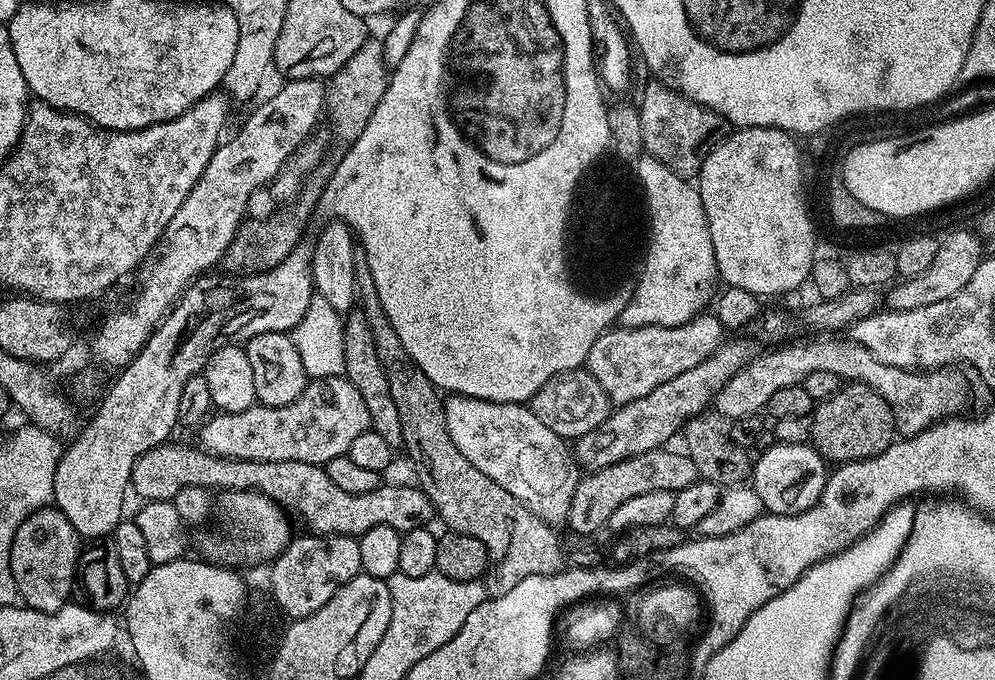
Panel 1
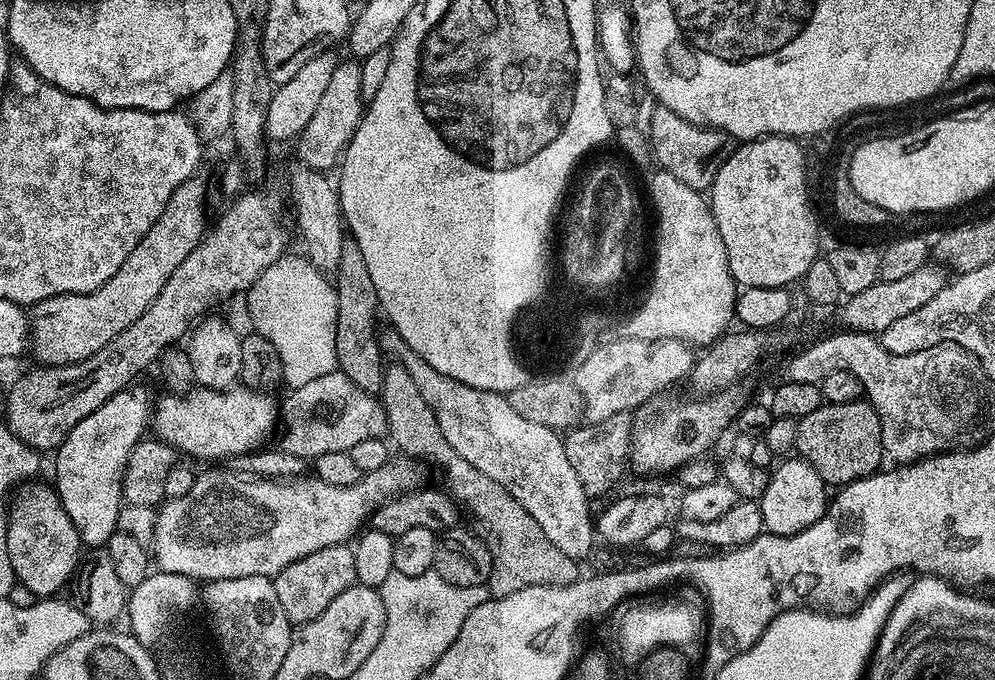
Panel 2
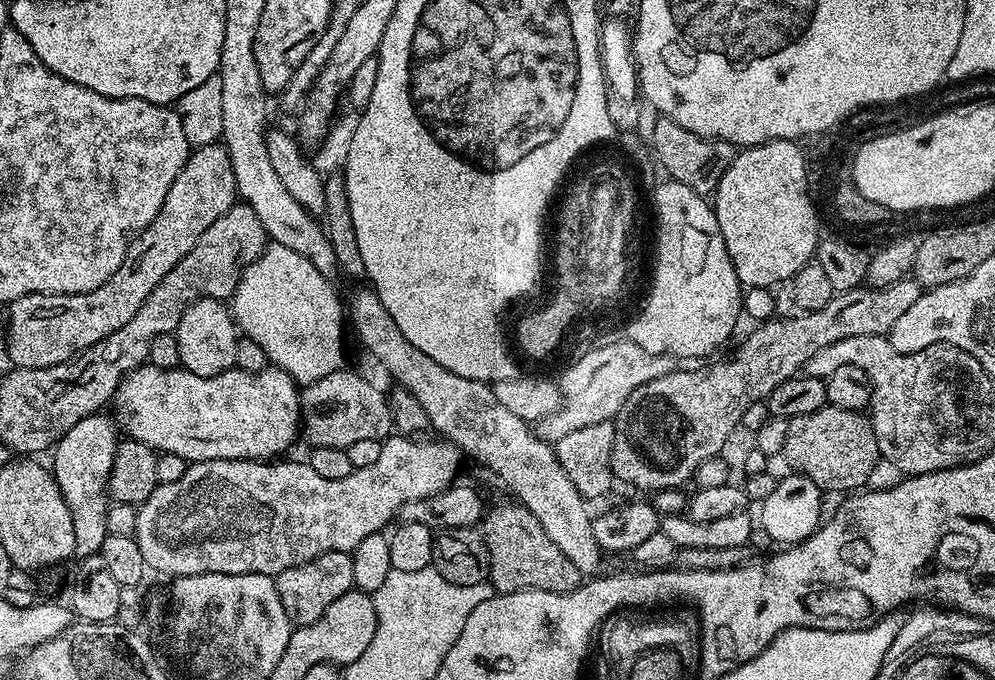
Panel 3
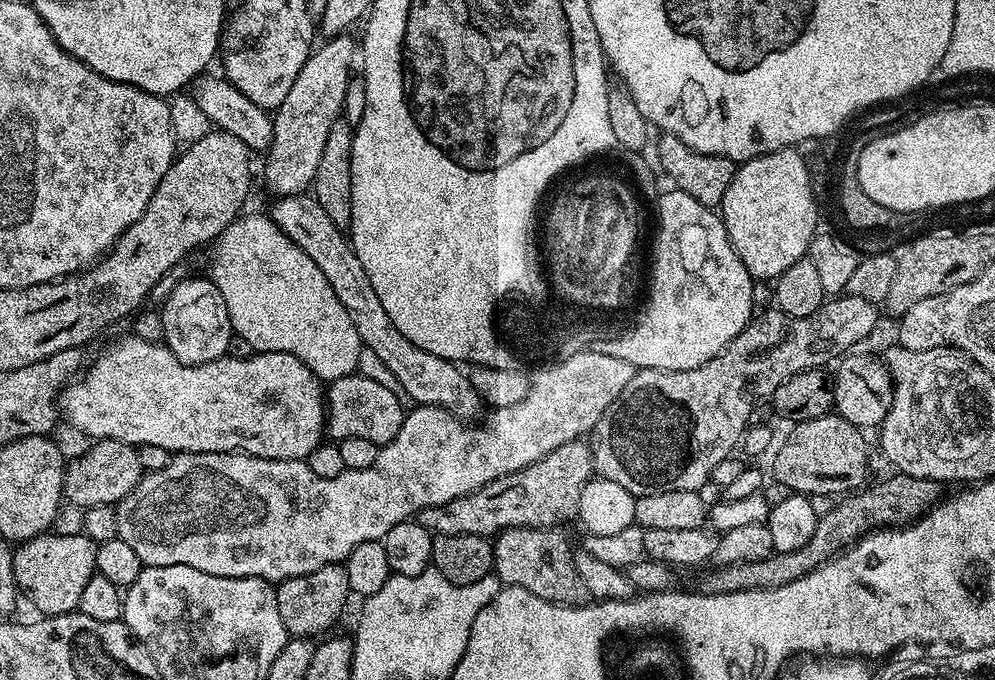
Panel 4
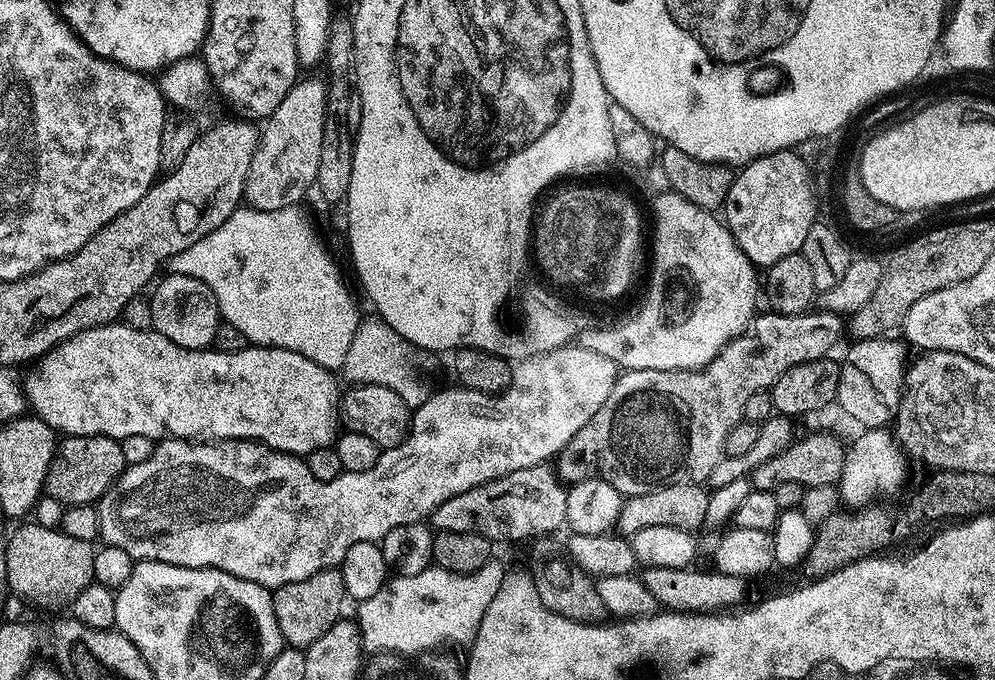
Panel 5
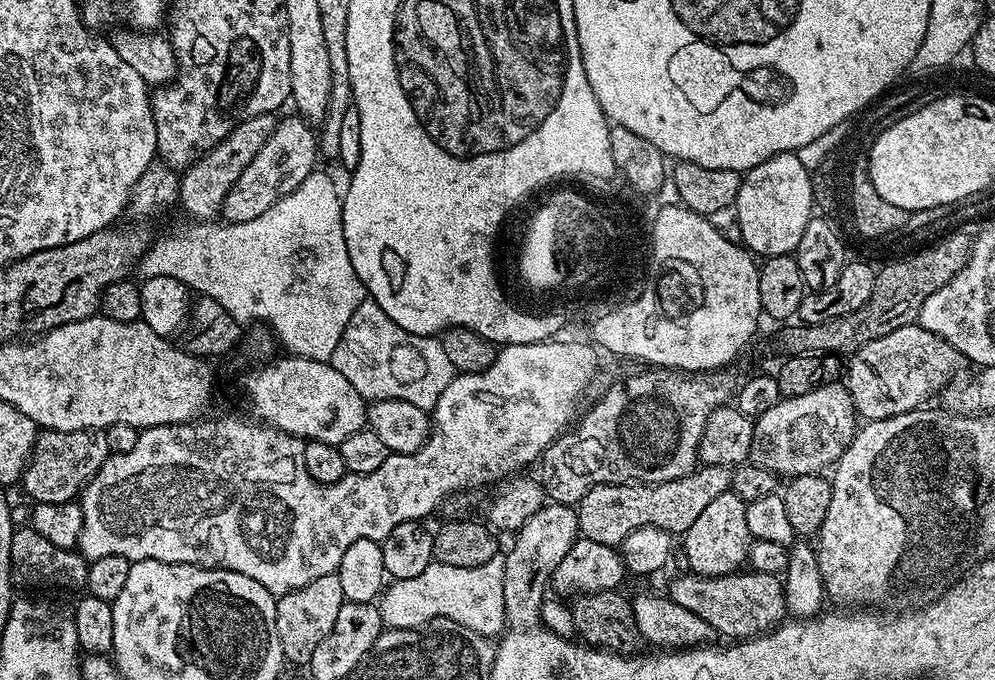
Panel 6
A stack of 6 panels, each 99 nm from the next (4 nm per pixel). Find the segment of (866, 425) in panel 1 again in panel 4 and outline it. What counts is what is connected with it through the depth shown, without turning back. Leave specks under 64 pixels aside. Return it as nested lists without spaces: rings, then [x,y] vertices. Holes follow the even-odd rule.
[[[829,414],[823,416],[822,418],[810,418],[809,420],[799,421],[795,426],[789,427],[792,428],[788,432],[788,437],[785,438],[784,441],[779,444],[775,449],[776,457],[772,460],[772,472],[770,468],[770,476],[773,481],[777,484],[781,484],[782,486],[786,486],[788,488],[789,493],[792,494],[803,494],[809,498],[817,498],[816,496],[832,496],[835,497],[837,494],[848,494],[853,490],[859,490],[865,487],[866,481],[864,480],[868,476],[868,444],[864,441],[865,433],[861,431],[861,429],[857,428],[855,424],[851,424],[850,422],[846,422],[846,418],[842,418],[841,416],[837,416],[835,414]]]

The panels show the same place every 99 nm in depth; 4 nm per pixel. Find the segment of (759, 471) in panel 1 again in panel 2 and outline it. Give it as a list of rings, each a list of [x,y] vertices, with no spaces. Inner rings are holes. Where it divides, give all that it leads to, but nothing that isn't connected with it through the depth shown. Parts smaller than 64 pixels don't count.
[[[793,458],[781,459],[779,463],[771,469],[764,496],[758,501],[760,509],[762,510],[765,529],[773,536],[795,537],[802,530],[814,526],[814,522],[818,522],[818,518],[822,518],[822,514],[827,509],[830,499],[829,489],[825,485],[824,479],[818,474],[818,470],[814,470],[814,466],[807,464],[803,458],[792,459]]]

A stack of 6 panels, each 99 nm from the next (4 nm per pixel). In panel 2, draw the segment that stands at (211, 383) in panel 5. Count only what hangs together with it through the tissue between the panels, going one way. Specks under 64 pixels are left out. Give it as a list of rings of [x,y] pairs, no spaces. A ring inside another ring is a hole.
[[[235,386],[225,391],[195,387],[190,393],[183,396],[165,395],[165,400],[155,407],[154,432],[159,439],[177,453],[186,452],[190,456],[197,456],[200,460],[224,460],[233,456],[243,456],[246,452],[259,449],[260,444],[268,436],[268,431],[275,429],[278,424],[278,404],[272,401],[273,397],[266,392],[251,392],[249,388]]]

